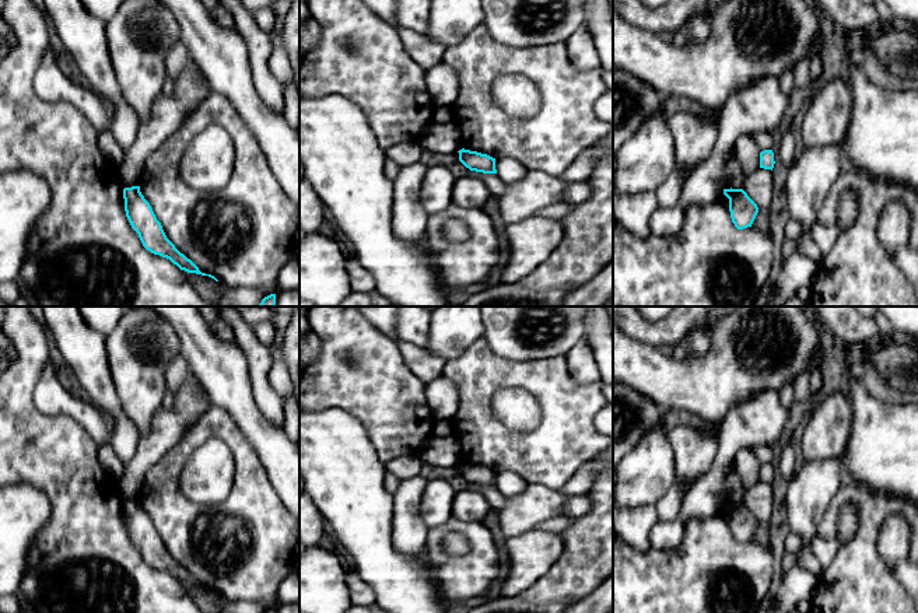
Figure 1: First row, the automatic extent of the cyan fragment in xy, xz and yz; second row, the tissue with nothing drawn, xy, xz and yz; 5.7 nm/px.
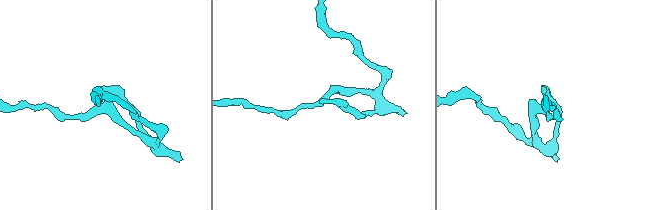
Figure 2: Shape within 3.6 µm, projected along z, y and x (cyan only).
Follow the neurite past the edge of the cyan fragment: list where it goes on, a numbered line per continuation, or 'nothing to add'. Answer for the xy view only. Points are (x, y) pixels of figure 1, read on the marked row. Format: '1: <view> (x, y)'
nothing to add

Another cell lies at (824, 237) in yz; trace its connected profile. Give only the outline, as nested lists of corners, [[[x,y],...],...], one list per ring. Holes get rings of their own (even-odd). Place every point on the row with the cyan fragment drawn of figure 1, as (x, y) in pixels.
[[[816,223],[810,230],[810,238],[813,239],[813,242],[821,253],[830,252],[837,237],[838,230],[835,227],[826,227]]]

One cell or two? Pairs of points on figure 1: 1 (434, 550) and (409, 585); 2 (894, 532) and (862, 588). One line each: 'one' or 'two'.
1: two
2: two

